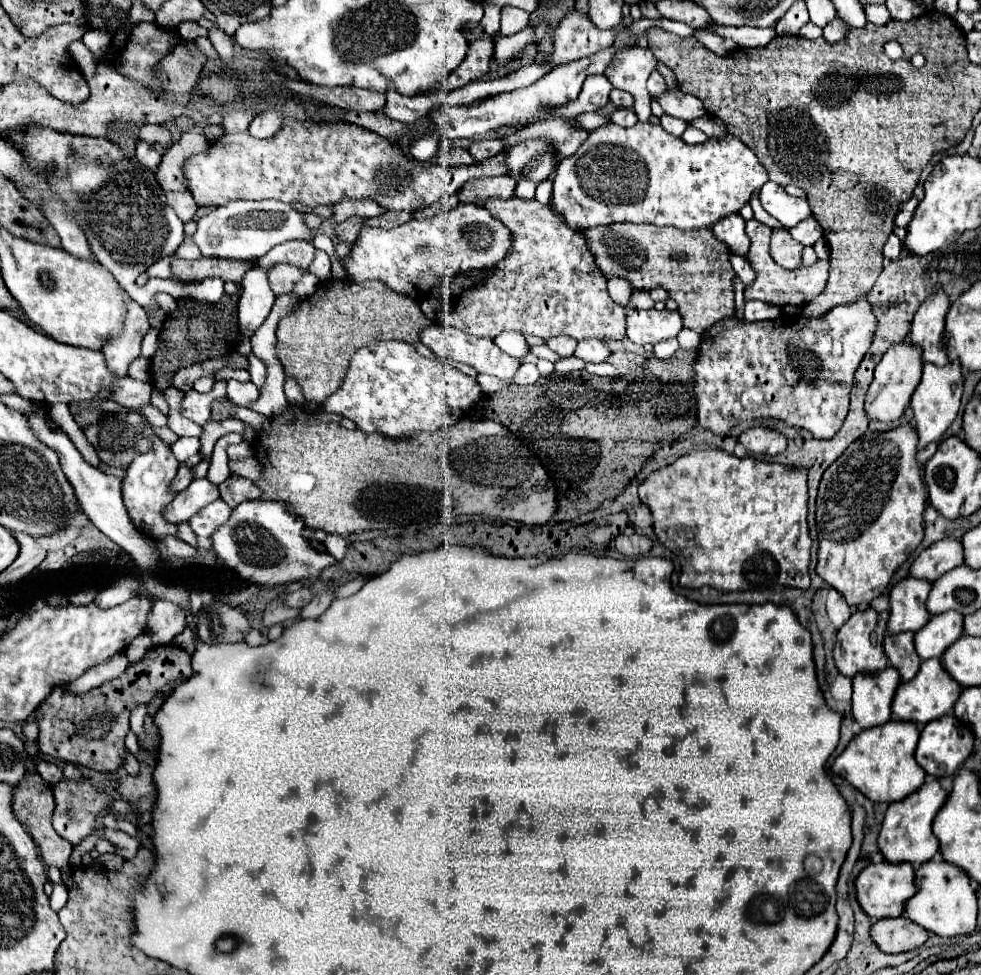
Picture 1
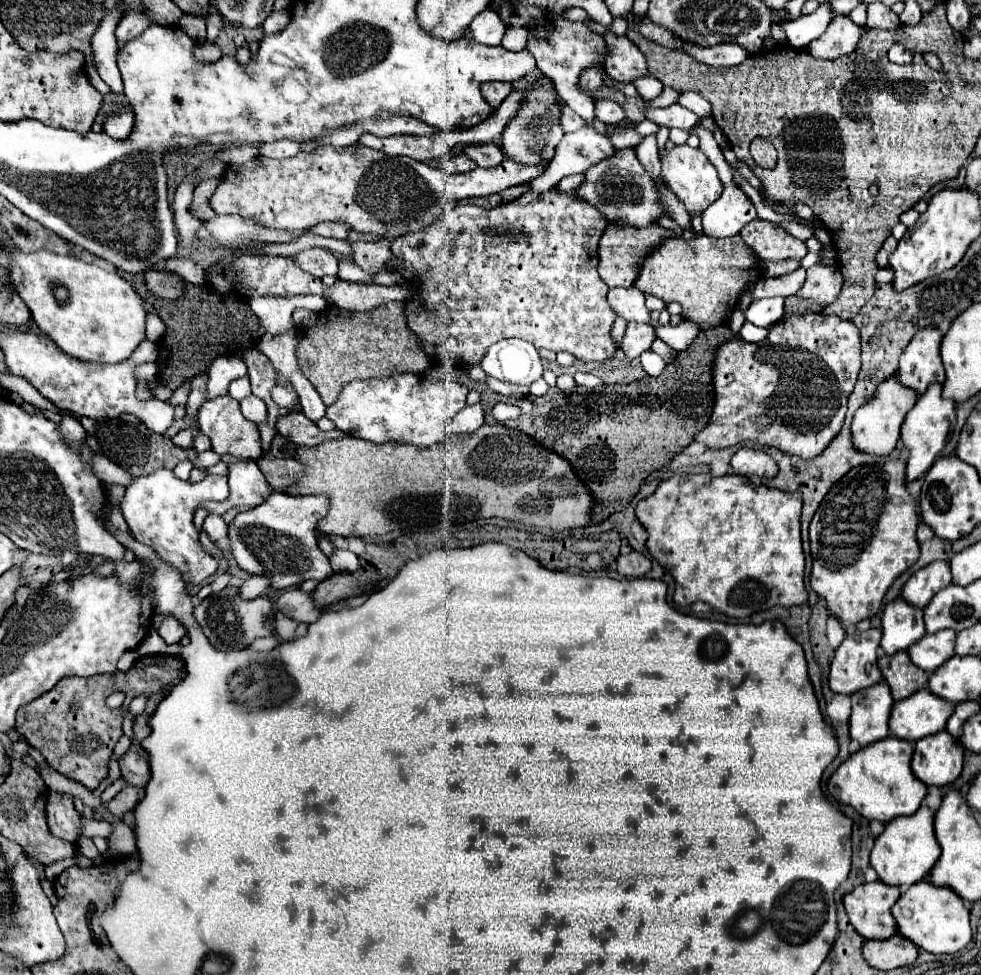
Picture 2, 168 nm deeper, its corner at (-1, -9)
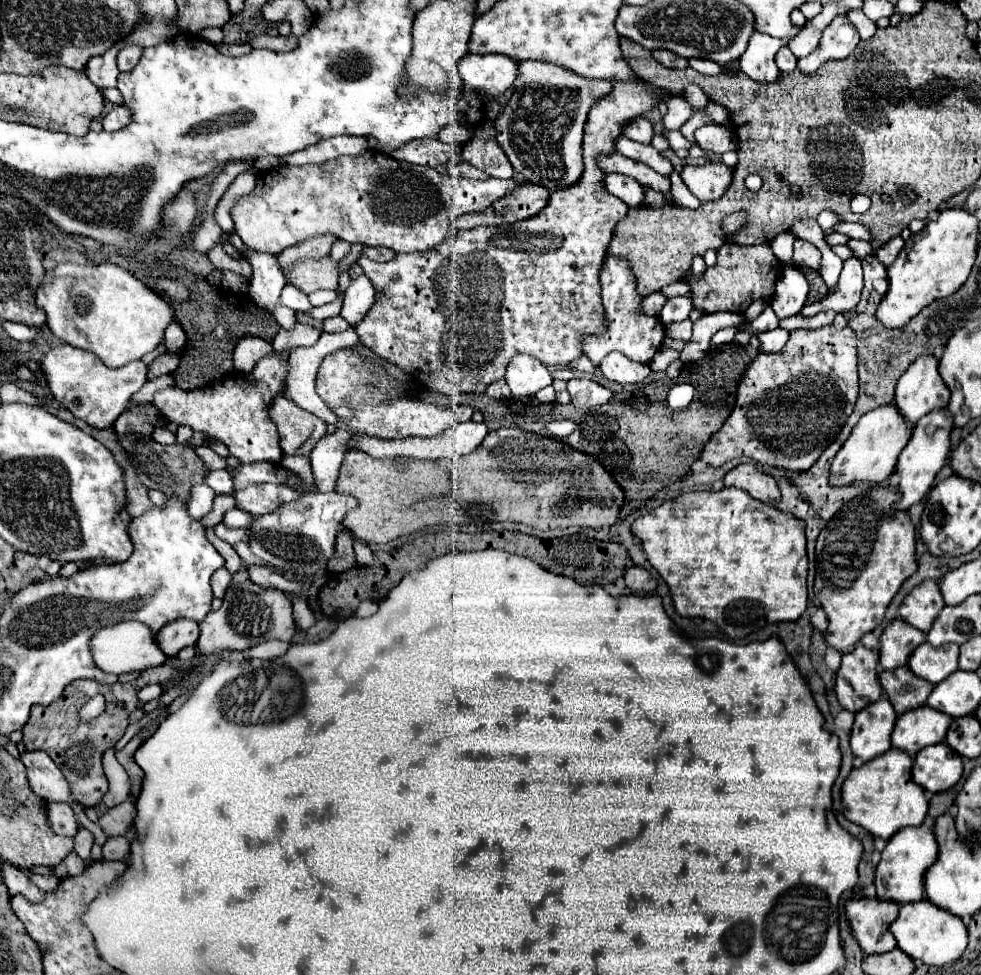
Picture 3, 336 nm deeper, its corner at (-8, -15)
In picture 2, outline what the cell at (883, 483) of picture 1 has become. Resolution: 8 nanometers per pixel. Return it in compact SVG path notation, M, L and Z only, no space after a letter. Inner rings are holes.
M889 460L881 466L881 488L879 488L879 466L859 466L845 474L821 502L819 510L811 520L811 588L825 598L829 616L837 618L843 628L855 626L857 622L877 614L885 592L893 580L913 566L919 558L919 544L915 530L919 524L917 504L905 488L905 462Z

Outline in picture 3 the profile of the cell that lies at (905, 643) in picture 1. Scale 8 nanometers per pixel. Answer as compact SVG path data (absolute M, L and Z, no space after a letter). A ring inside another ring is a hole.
M900 666L896 670L882 670L878 678L888 700L894 704L896 714L924 706L934 688L928 680L918 678L908 666Z

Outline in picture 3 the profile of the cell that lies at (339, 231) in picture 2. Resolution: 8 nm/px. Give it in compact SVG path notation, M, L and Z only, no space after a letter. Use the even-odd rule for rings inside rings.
M326 234L326 236L314 236L314 238L308 238L292 248L286 248L284 252L278 254L278 262L282 268L298 262L298 260L306 260L306 258L324 258L328 256L332 244L336 242L338 238L332 236L332 234Z

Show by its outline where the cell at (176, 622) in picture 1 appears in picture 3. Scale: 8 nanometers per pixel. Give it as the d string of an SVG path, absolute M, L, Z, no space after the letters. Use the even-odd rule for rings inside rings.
M174 620L166 624L158 634L156 634L158 646L166 656L176 656L182 648L194 646L198 640L198 622L194 620Z

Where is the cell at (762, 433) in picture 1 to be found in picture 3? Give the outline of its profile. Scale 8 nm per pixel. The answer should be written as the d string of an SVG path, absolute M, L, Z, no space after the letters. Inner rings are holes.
M740 464L724 476L724 486L746 490L752 498L774 504L780 500L780 488L770 474L764 474L754 464Z

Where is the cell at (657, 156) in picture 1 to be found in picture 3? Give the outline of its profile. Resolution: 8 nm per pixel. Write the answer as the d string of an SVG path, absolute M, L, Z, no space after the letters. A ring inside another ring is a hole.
M722 162L706 164L706 166L686 164L680 172L680 178L698 200L714 202L714 200L720 200L726 188L730 186L732 168L728 168Z

